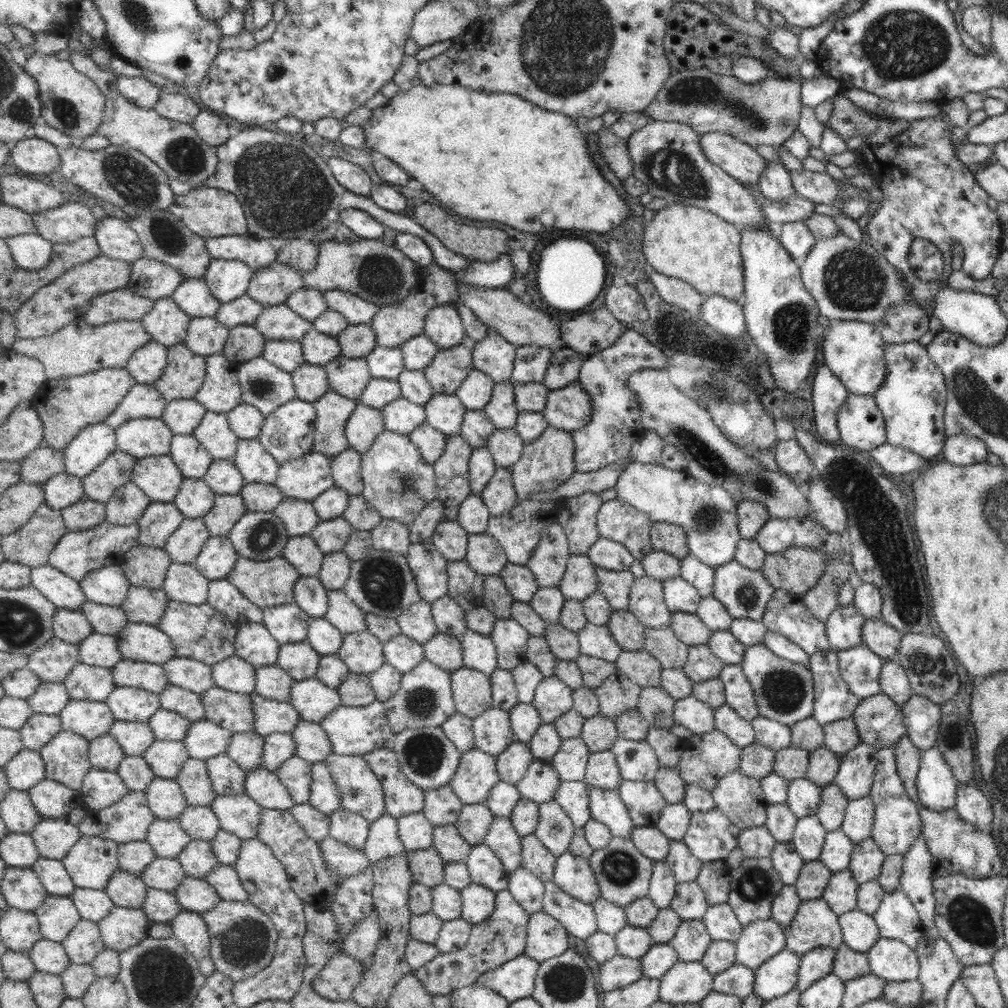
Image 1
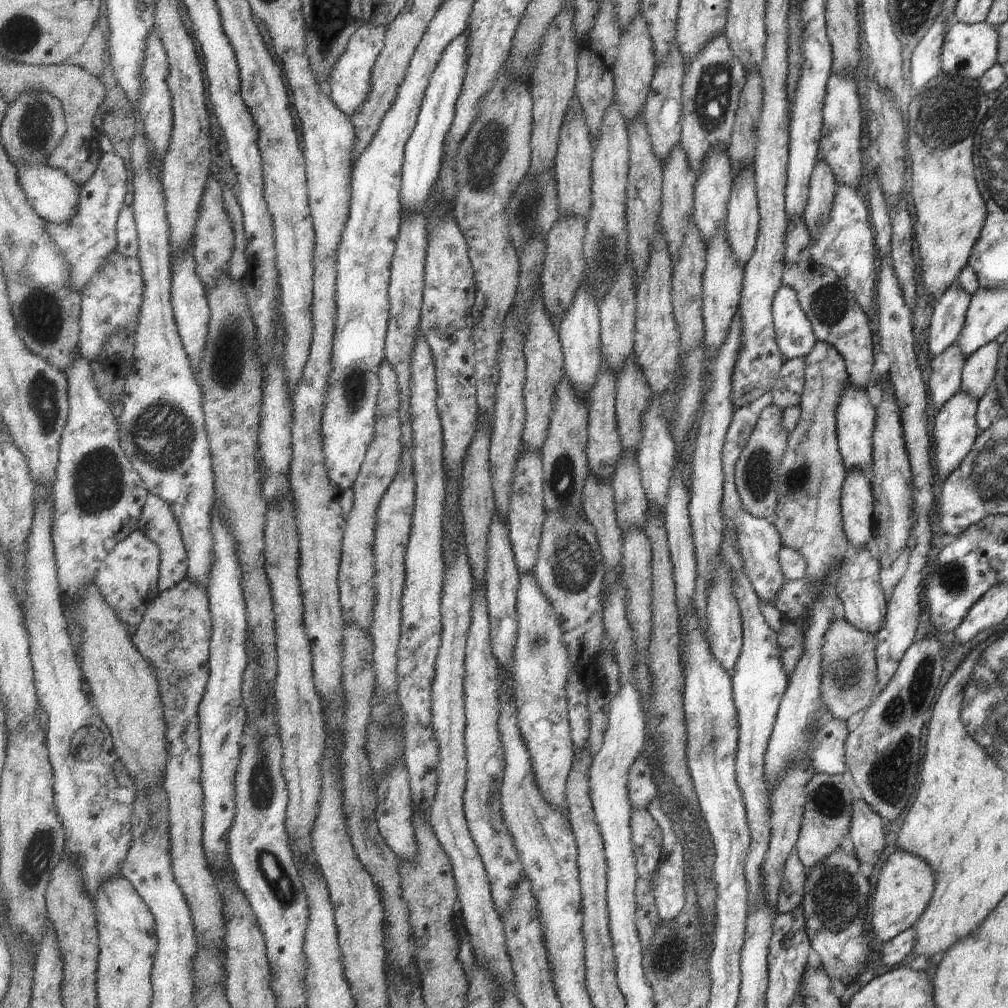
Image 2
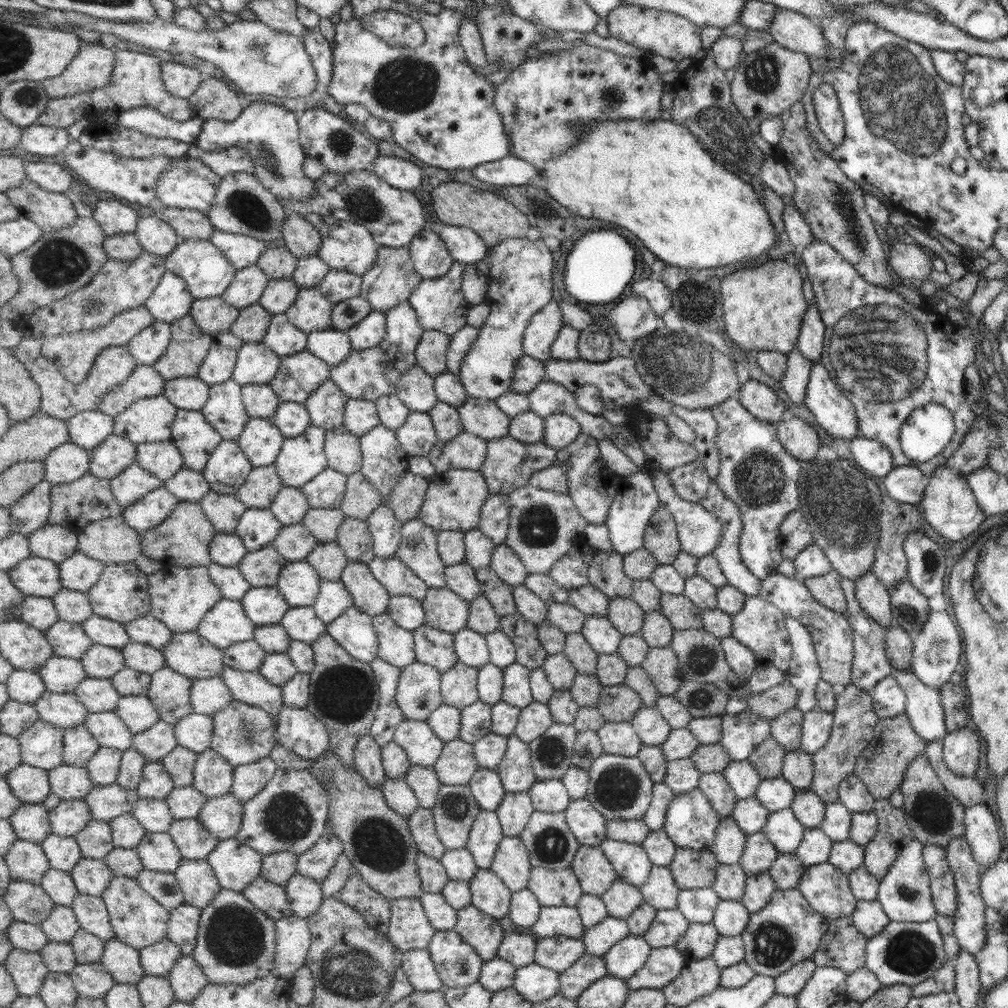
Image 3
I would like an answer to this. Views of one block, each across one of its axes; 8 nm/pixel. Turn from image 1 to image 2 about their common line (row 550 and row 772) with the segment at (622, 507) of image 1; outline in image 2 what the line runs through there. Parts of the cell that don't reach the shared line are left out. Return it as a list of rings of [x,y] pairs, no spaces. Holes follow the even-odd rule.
[[[642,754],[631,767],[628,787],[633,810],[647,809],[652,800],[659,798],[658,786],[654,781],[654,770]]]

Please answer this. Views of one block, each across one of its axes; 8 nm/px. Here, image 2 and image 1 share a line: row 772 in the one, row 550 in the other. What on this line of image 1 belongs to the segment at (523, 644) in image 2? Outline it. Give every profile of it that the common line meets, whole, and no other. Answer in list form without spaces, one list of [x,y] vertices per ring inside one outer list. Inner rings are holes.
[[[558,521],[548,528],[526,566],[535,574],[541,587],[559,587],[572,556],[567,533]]]

